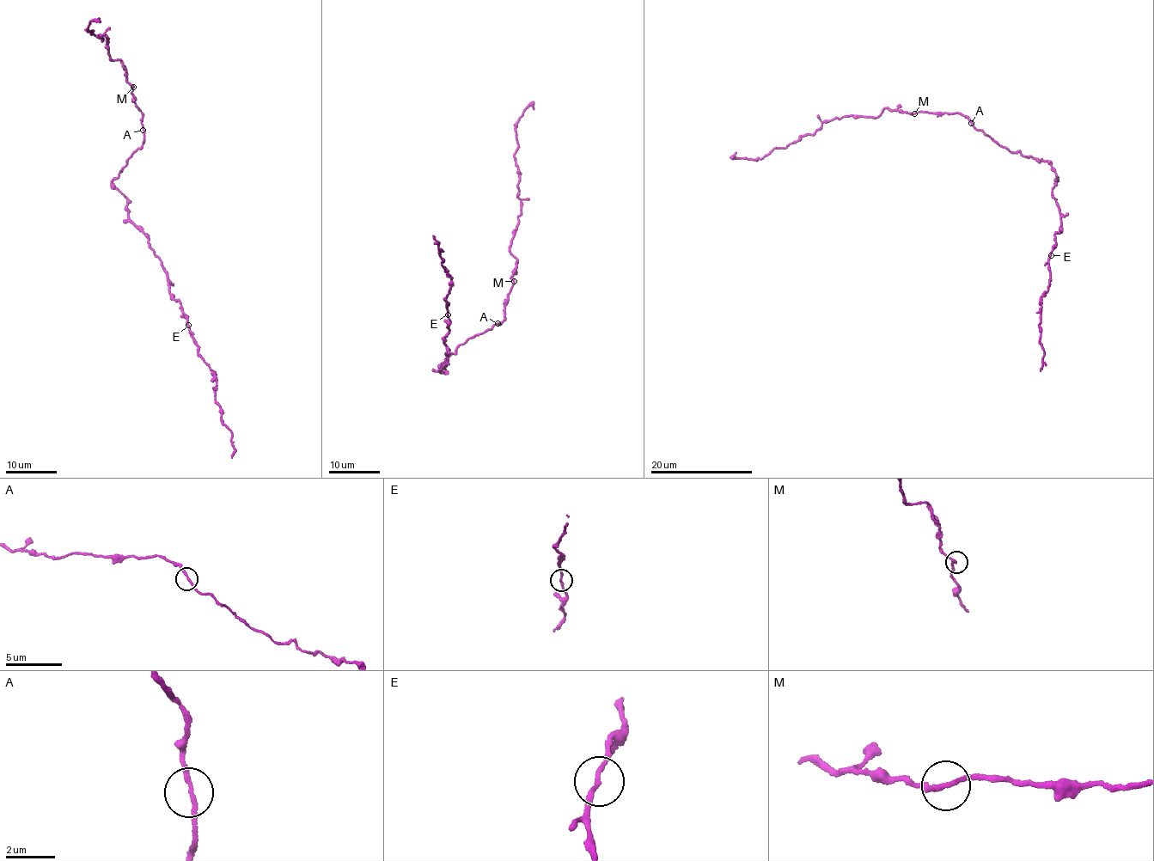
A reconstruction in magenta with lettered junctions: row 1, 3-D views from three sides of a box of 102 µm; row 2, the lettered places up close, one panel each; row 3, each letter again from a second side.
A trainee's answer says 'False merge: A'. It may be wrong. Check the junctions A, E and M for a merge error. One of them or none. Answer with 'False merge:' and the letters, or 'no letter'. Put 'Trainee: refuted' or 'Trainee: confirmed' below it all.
False merge: no letter
Trainee: refuted

